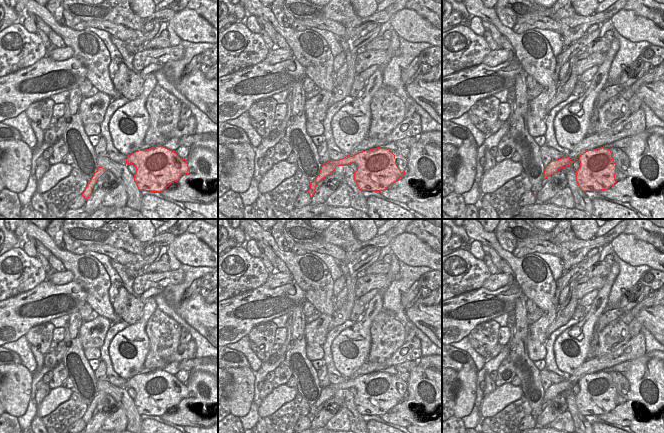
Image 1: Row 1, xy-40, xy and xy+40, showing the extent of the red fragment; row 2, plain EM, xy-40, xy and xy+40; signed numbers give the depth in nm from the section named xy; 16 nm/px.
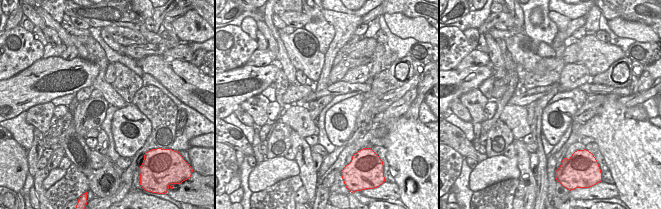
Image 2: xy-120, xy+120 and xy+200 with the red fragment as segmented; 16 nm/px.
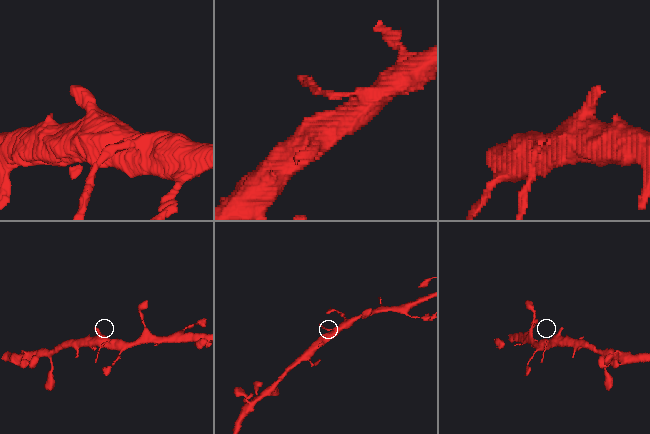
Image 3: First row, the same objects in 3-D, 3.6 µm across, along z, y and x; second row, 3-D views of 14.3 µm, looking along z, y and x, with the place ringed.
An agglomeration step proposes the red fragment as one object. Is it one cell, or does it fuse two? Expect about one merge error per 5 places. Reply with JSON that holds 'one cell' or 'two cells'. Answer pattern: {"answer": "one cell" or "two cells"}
{"answer": "one cell"}

